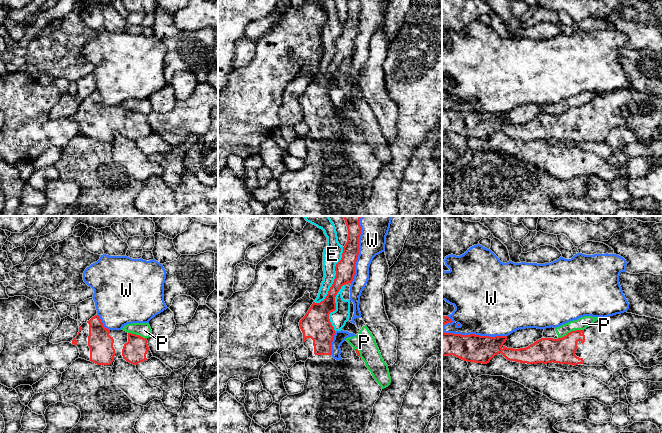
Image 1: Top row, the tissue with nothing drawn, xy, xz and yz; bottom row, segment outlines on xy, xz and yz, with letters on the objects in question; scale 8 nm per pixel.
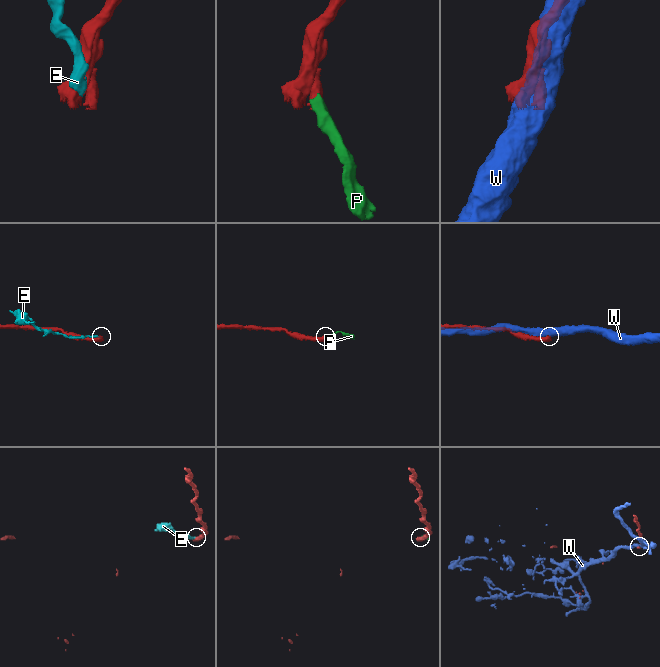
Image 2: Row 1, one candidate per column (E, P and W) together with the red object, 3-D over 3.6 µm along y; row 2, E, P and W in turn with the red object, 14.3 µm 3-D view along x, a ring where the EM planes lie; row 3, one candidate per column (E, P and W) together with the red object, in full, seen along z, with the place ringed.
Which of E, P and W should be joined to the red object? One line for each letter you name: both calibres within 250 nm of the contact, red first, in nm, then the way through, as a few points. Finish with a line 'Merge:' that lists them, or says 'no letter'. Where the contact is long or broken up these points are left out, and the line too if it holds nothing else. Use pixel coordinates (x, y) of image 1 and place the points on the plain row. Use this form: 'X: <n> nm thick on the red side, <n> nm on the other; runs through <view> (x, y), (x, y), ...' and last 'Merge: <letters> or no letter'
Merge: no letter

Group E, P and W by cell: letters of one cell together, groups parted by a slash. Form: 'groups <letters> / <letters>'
groups E P / W

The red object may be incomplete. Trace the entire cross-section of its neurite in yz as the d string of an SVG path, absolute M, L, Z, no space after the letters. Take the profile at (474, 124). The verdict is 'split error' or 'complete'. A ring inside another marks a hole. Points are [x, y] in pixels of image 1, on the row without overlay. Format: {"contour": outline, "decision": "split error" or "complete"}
{"contour": "M621 89L595 97L584 106L575 106L558 115L541 114L526 124L507 124L503 120L507 112L461 111L442 107L442 132L453 131L467 138L487 140L501 129L507 136L527 140L559 139L570 141L603 142L612 130L624 126L633 130L641 143L662 141L662 133L654 135L662 127L662 96Z", "decision": "split error"}

